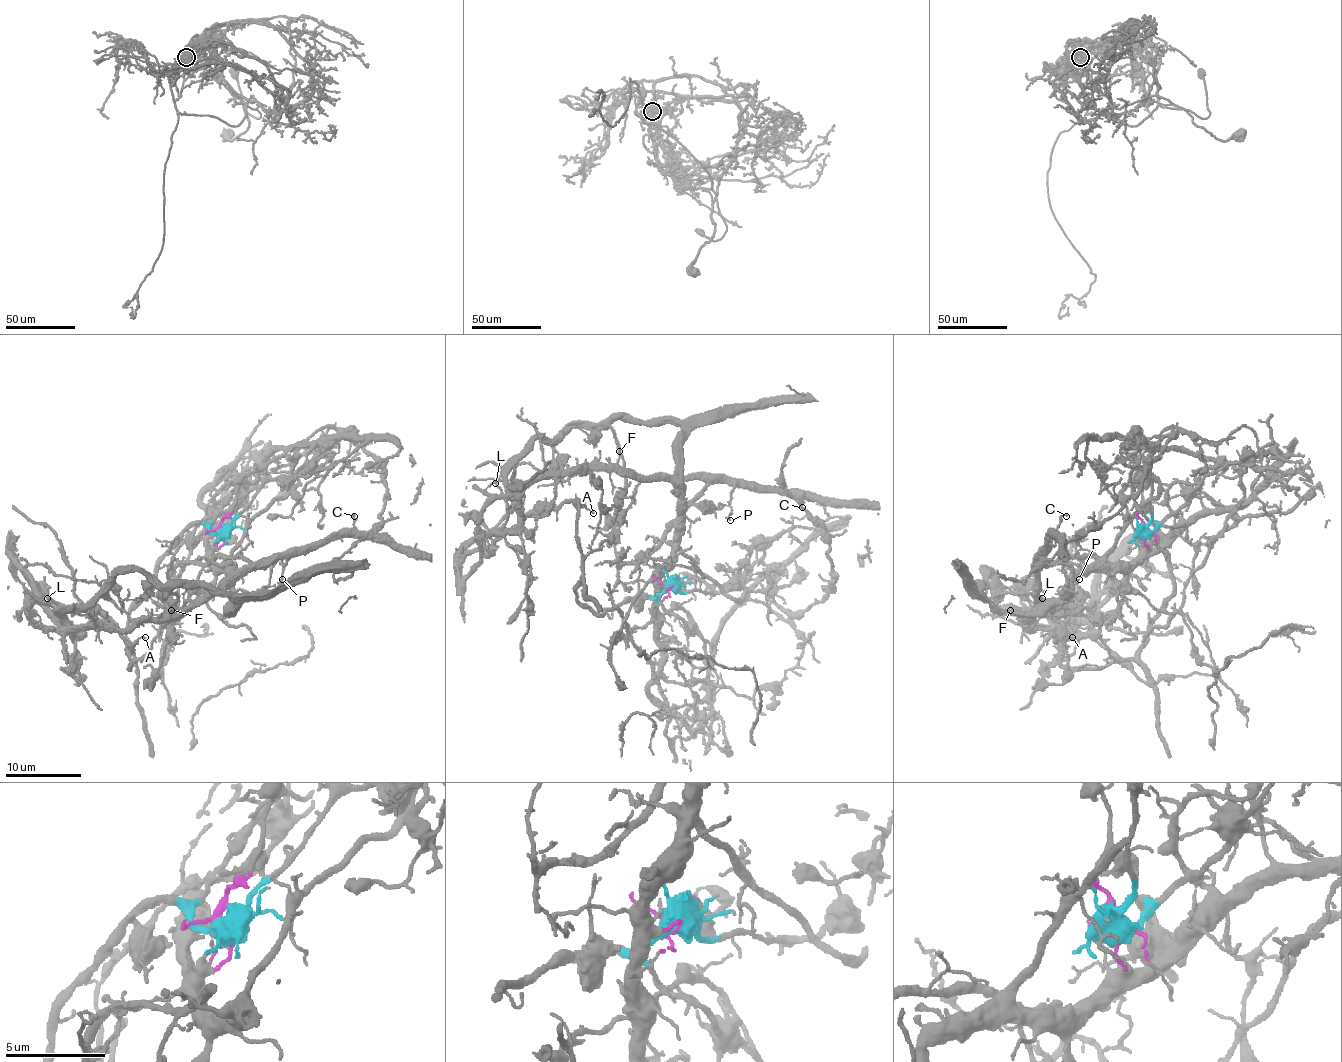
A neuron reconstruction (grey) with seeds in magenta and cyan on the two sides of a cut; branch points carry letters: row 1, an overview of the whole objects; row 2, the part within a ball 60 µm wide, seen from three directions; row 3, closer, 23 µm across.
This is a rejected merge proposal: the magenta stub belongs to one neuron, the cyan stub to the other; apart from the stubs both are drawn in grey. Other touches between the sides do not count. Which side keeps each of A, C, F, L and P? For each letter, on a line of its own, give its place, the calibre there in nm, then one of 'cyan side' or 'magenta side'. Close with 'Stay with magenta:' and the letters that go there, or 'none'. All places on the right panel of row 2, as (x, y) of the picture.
A: (1072, 637) | 120 nm | cyan side
C: (1066, 516) | 120 nm | magenta side
F: (1010, 610) | 120 nm | magenta side
L: (1042, 598) | 130 nm | magenta side
P: (1079, 579) | 150 nm | magenta side
Stay with magenta: C, F, L, P

